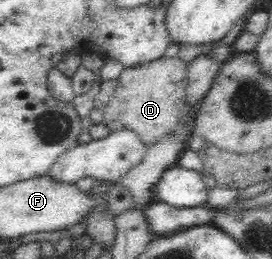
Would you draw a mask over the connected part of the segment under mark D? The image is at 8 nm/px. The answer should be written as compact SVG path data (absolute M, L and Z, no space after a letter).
M161 57L151 62L144 62L124 68L117 77L117 86L105 108L102 122L110 132L126 128L138 134L146 146L153 145L165 134L173 132L175 123L181 120L193 123L197 105L188 108L185 101L187 90L188 63L177 57Z

